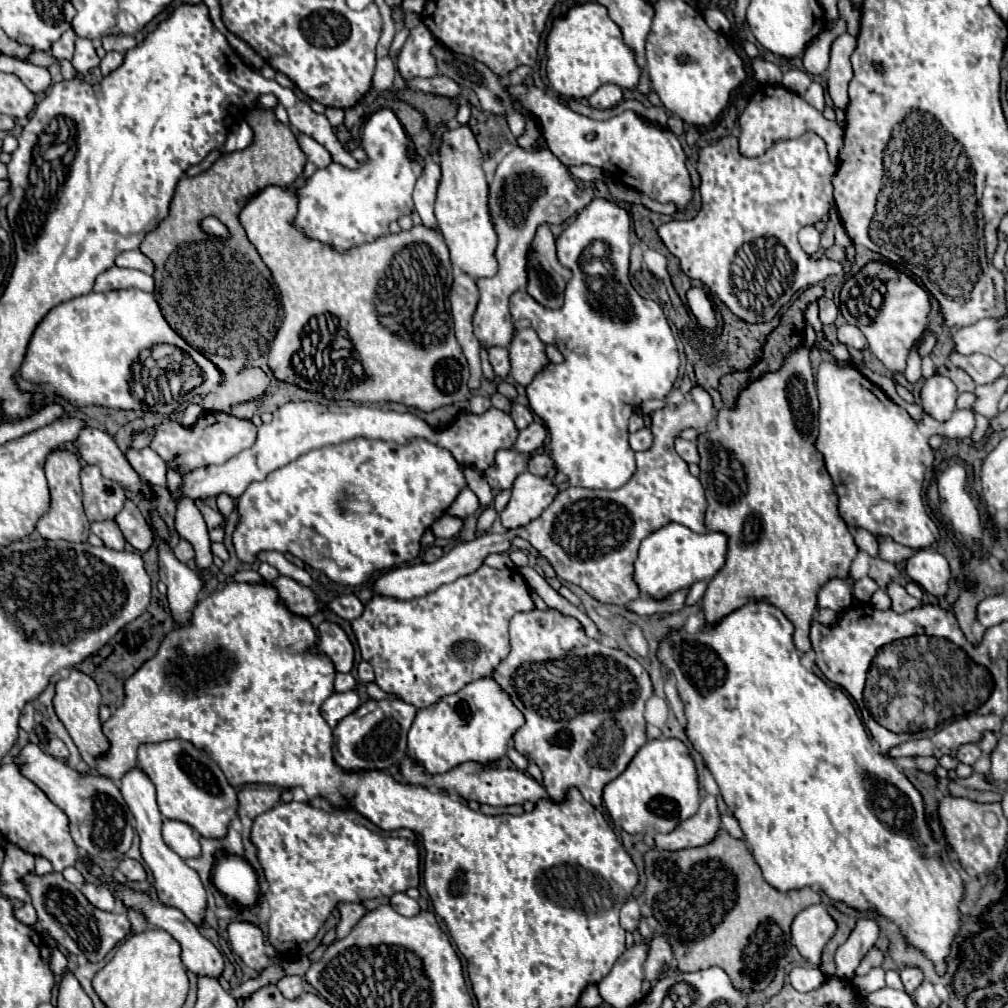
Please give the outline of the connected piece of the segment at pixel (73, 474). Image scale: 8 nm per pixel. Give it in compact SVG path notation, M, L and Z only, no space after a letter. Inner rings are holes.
M54 449L48 453L44 471L46 471L48 487L50 487L50 507L36 523L36 531L44 539L66 539L66 541L86 541L88 539L90 523L82 509L82 489L80 489L80 479L78 479L80 469L82 465L76 453L68 449Z

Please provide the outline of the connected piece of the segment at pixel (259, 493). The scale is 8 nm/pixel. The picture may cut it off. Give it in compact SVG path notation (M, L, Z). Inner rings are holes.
M350 439L348 443L312 449L272 471L264 481L250 485L238 499L240 523L234 531L234 547L246 563L254 561L254 555L260 551L288 551L312 569L326 573L334 583L360 585L374 571L392 569L416 559L424 531L446 513L464 487L468 485L454 455L426 439L416 439L408 445Z

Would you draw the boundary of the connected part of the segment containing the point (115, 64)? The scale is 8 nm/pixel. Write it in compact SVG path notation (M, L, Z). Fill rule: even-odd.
M112 51L108 52L100 62L100 70L103 77L106 77L110 71L117 69L123 62L124 56L121 53ZM116 59L116 61L114 61Z

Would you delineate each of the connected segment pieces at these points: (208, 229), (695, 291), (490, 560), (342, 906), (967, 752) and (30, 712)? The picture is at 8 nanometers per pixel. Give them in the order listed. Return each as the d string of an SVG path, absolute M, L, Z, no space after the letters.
M204 217L202 221L200 221L200 229L204 231L204 233L208 233L208 235L214 235L214 237L220 237L220 239L228 239L230 237L230 231L228 231L228 227L218 219L218 217Z
M700 287L688 289L686 301L688 301L688 307L690 307L692 315L696 317L696 321L698 321L704 329L716 329L716 327L718 327L714 305L712 305L710 297L704 293L704 289L700 289Z
M506 553L488 555L488 557L484 559L484 563L486 563L486 565L490 565L490 567L514 567L514 565L512 565L512 561L510 561L510 557L508 557Z
M338 903L338 911L340 911L340 915L342 915L342 925L346 927L346 929L350 929L350 927L354 927L356 923L358 923L358 919L366 913L366 909L360 905L360 903Z
M966 743L966 745L962 745L958 749L958 755L956 757L958 757L958 761L962 761L966 765L974 765L980 759L980 755L982 755L982 751L978 749L976 743Z
M28 703L28 705L24 707L24 711L22 711L22 715L20 715L20 727L22 727L24 731L32 731L32 729L34 729L34 707L32 707L32 703Z

